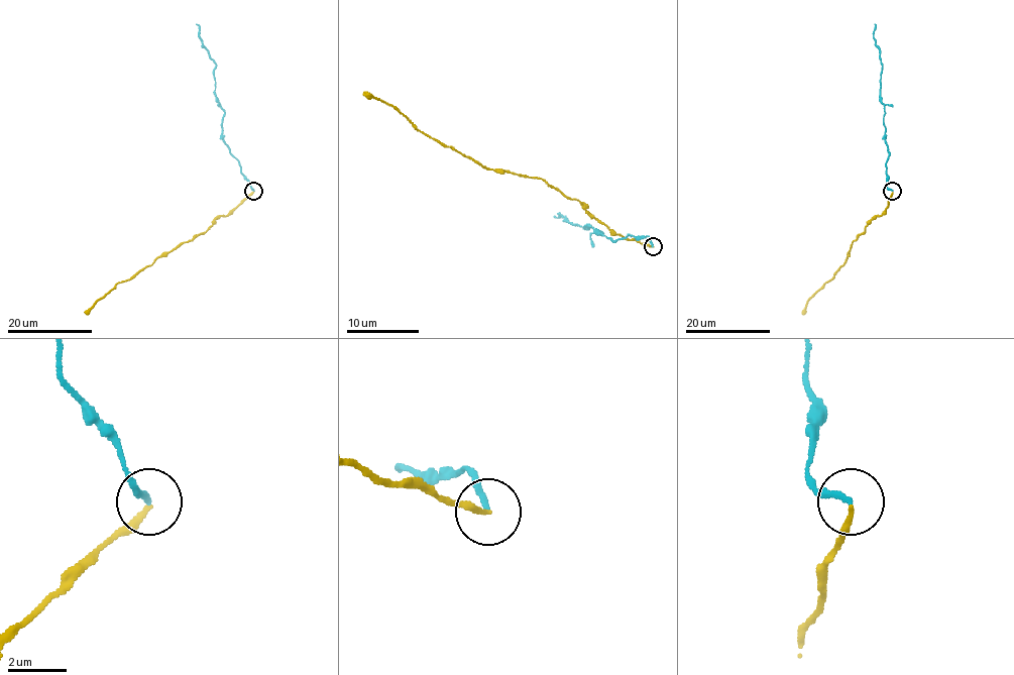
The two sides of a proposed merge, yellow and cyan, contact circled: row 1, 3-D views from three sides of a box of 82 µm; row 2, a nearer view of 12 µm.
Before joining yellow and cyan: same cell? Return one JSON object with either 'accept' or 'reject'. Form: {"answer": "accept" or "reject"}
{"answer": "reject"}

